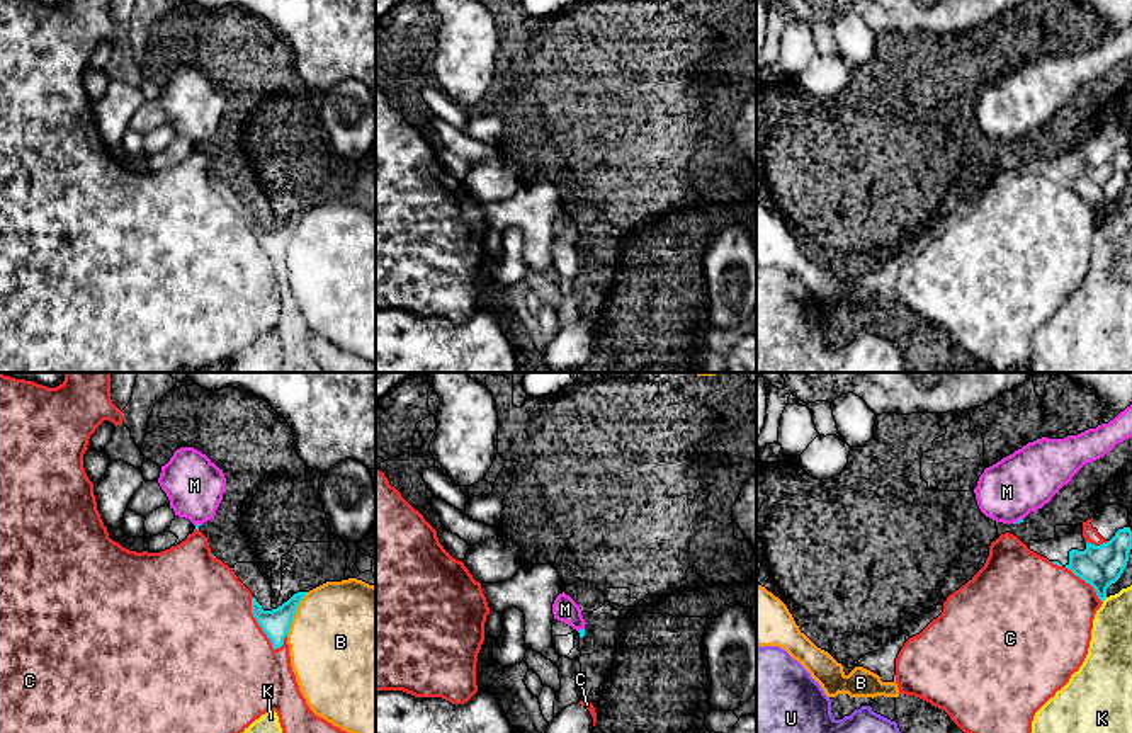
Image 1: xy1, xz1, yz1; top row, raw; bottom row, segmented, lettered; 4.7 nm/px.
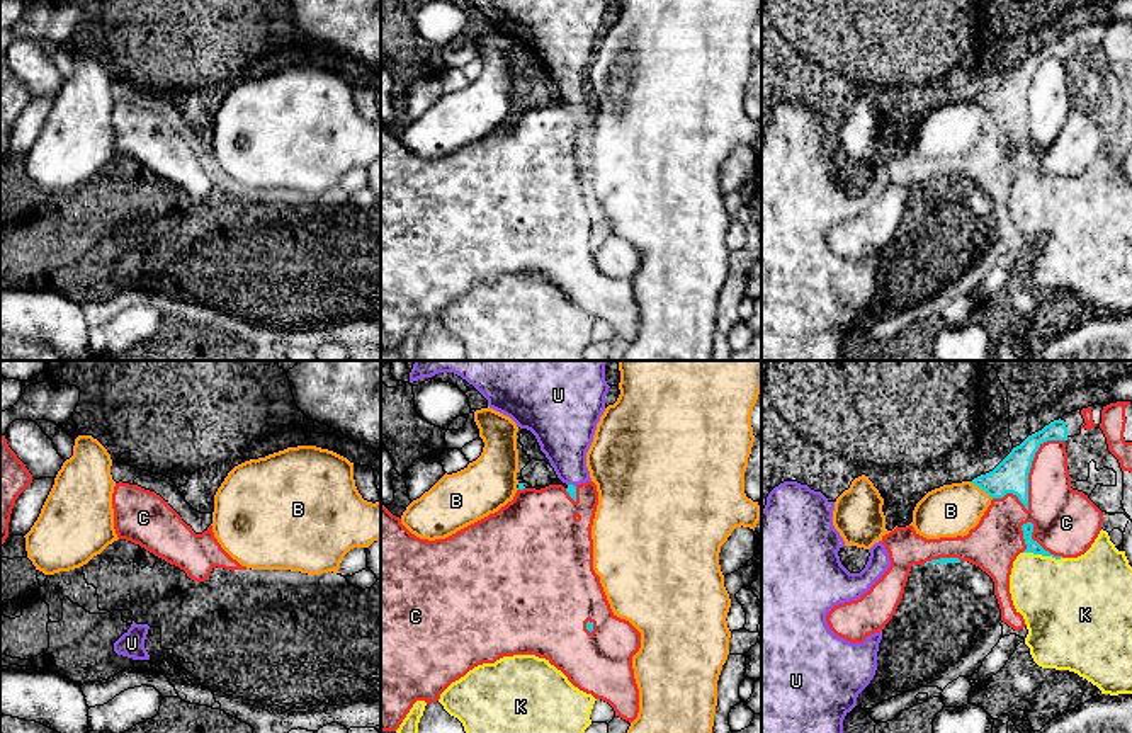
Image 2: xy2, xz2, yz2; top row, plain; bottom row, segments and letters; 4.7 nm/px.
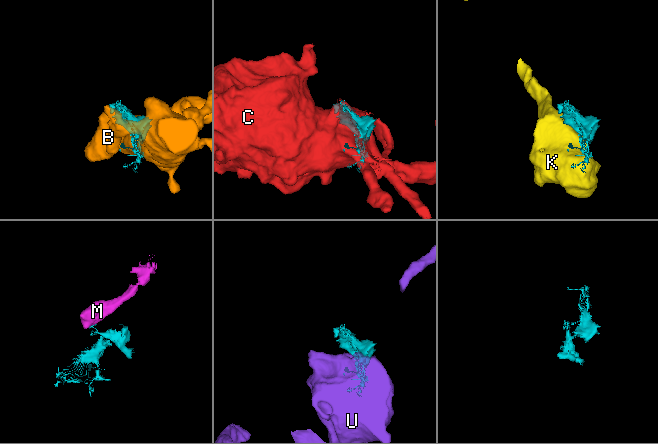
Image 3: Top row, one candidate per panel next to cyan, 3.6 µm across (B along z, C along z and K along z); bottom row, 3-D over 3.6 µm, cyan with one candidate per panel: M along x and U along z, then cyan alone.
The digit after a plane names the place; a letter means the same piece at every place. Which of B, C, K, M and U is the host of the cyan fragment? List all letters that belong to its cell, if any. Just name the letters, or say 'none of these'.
C

